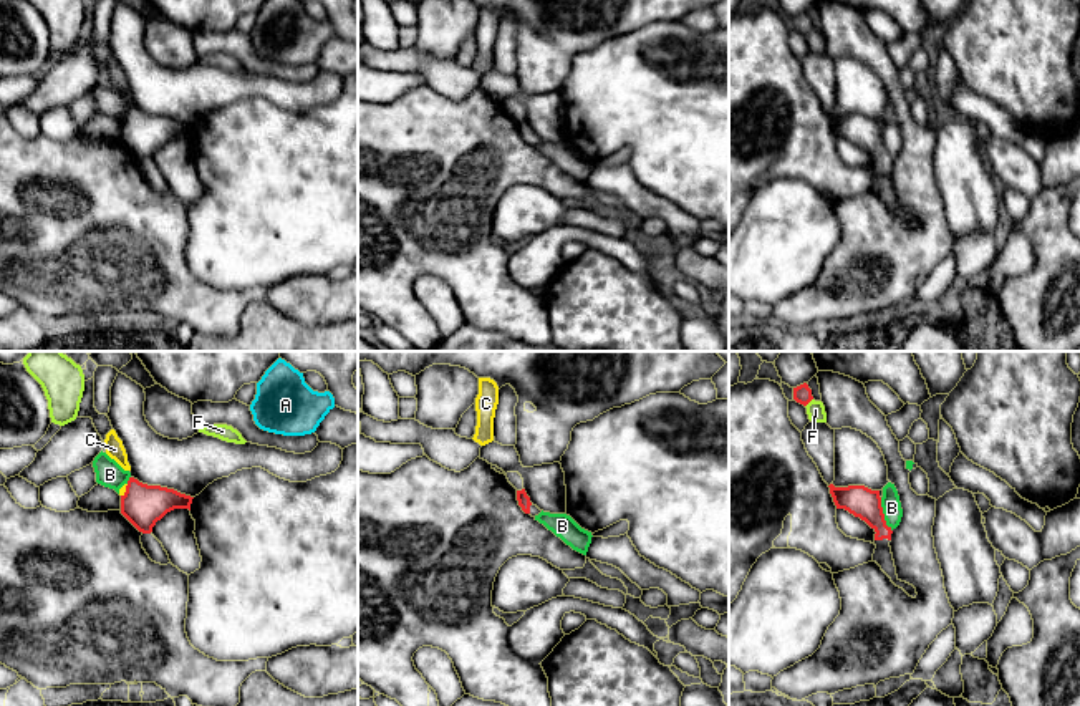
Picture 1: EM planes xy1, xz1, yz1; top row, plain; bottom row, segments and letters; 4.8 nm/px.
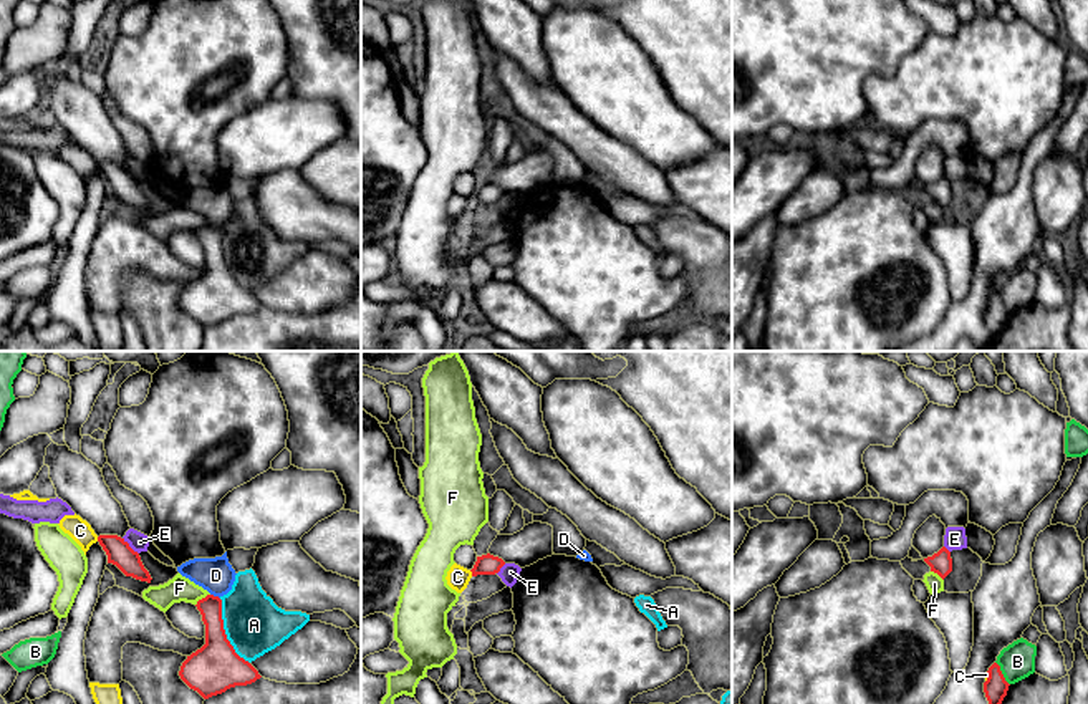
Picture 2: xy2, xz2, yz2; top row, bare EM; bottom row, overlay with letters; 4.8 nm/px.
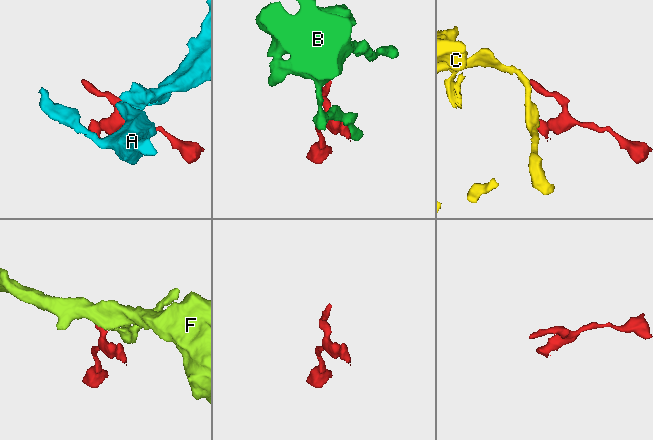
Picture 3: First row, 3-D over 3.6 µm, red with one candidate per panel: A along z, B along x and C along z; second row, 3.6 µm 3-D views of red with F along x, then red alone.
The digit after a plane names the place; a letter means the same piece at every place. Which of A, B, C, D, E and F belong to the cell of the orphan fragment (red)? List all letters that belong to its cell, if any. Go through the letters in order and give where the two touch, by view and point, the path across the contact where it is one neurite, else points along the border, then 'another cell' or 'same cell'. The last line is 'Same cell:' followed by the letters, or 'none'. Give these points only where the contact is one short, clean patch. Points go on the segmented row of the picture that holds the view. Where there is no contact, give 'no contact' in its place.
A: meets red in xy2 at (224, 631); another cell
B: meets red in yz1 at (883, 514); border along yz1 (880, 498), (885, 524), (891, 531); another cell
C: meets red in xz2 at (472, 573); another cell
D: meets red in xy2 at (216, 597); another cell
E: meets red in xy2 at (128, 545); border along xy2 (123, 537), (138, 554); another cell
F: meets red in xy2 at (202, 598); border along xy2 (209, 593), (196, 605); another cell
Same cell: none

